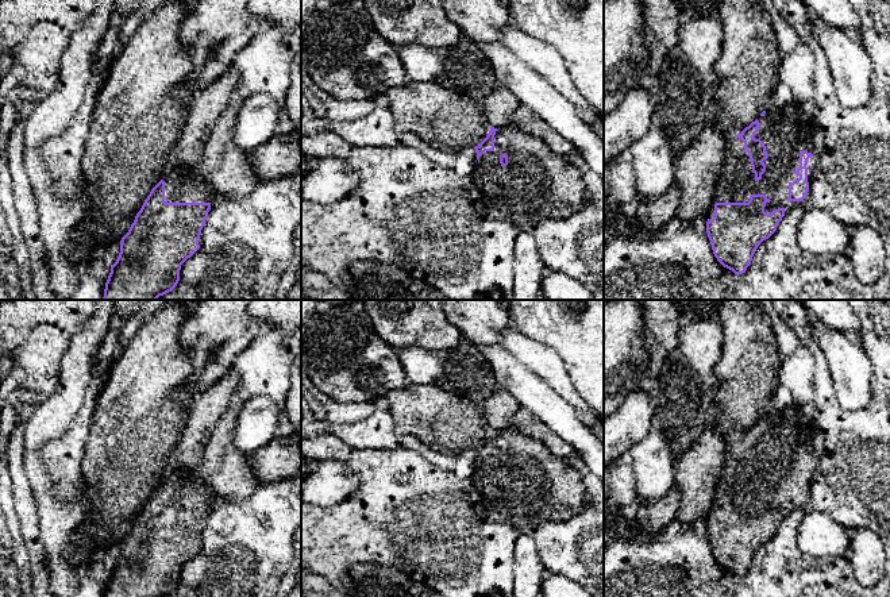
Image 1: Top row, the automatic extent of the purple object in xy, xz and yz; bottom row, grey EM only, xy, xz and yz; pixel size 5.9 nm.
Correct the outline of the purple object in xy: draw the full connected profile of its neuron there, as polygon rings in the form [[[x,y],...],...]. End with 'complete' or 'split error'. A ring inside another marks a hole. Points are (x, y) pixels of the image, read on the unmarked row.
[[[174,462],[163,481],[151,492],[128,535],[105,585],[104,597],[166,597],[180,583],[181,567],[199,551],[201,532],[215,497],[194,471],[180,470]]]; split error

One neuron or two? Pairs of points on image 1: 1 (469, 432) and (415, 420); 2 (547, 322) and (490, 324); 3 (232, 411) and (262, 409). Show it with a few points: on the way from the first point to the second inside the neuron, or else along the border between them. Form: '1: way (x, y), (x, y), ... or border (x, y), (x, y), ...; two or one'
1: way (455, 424), (428, 420); one
2: border (508, 314), (511, 323); two
3: border (245, 400), (237, 418), (232, 442); two

